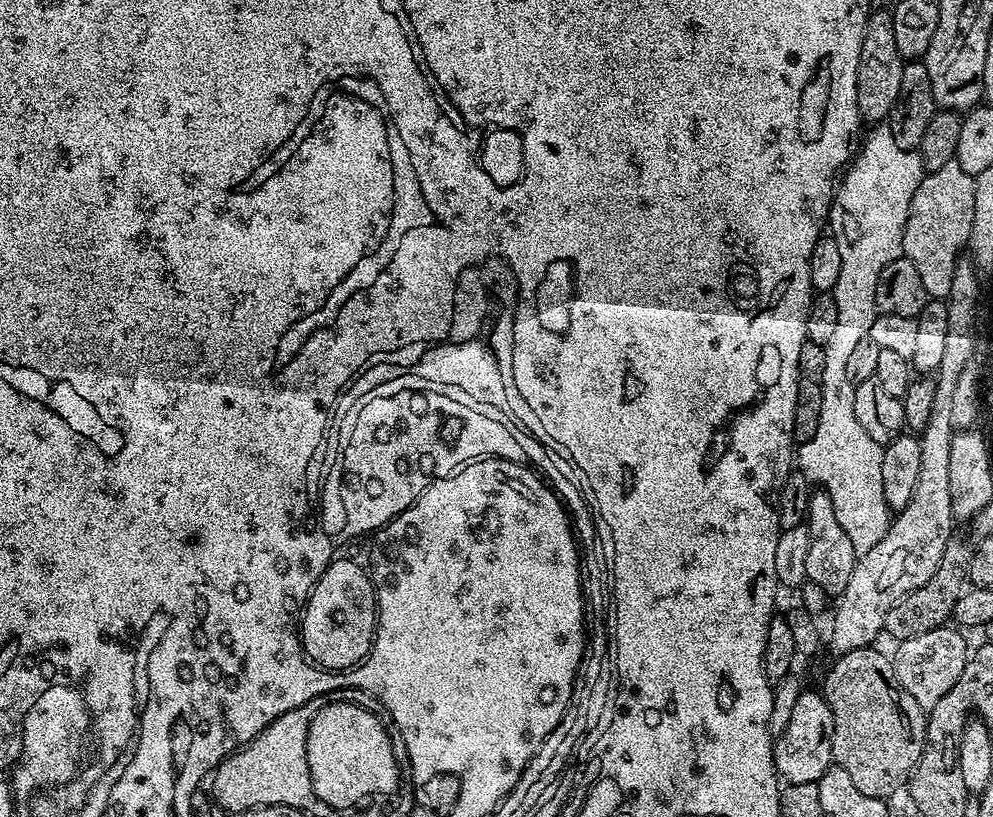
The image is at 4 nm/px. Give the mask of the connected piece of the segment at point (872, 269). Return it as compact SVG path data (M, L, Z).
M887 122L877 123L873 128L876 129L843 173L832 198L830 232L836 237L842 254L842 274L838 274L834 289L838 327L834 330L834 338L824 345L826 370L822 370L822 418L818 418L814 438L798 448L798 471L808 479L809 485L819 486L830 494L834 518L838 518L838 526L846 530L850 546L854 546L858 558L870 554L870 550L882 542L894 513L882 490L884 450L881 444L870 438L870 434L866 434L866 430L862 430L858 418L854 418L856 385L846 375L846 362L858 342L868 339L870 326L874 326L878 315L878 274L882 274L890 262L901 259L904 227L915 194L912 190L912 150L894 142L894 134L890 134Z

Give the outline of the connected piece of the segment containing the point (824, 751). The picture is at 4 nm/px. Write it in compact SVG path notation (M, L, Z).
M801 691L789 725L775 741L774 755L779 779L788 784L815 784L820 781L822 774L826 774L828 768L833 767L832 711L819 691Z

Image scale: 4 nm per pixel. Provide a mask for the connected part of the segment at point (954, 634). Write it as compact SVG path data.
M945 626L938 630L930 630L926 634L918 634L915 638L906 638L895 645L896 653L890 659L894 666L894 674L898 674L898 682L914 702L925 710L930 710L962 678L962 670L970 655L965 633L956 626Z

